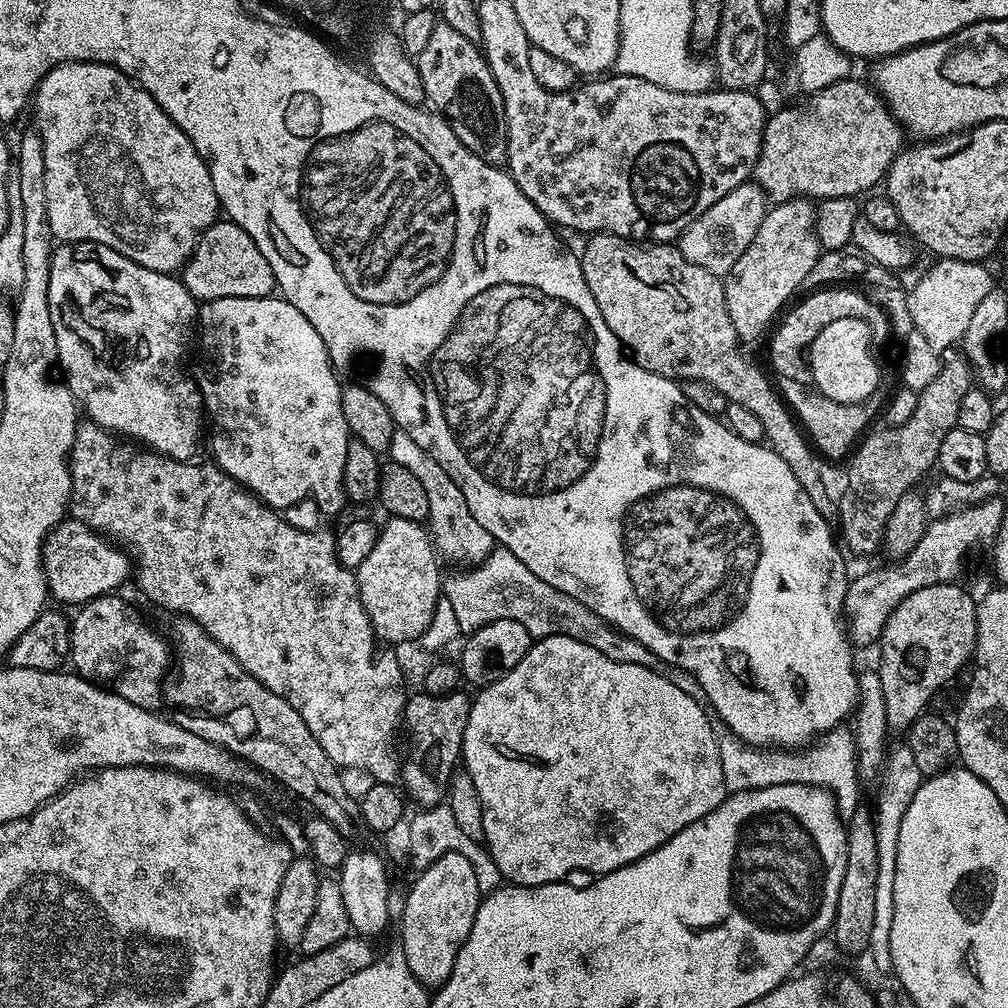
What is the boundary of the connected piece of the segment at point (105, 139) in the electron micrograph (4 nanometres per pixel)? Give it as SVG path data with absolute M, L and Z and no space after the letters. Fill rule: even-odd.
M75 60L69 64L60 64L54 70L47 72L42 78L42 82L37 86L34 93L34 108L36 104L36 120L34 120L35 127L40 129L40 136L42 137L42 150L46 154L46 214L50 217L50 230L53 237L57 241L67 242L69 244L77 244L78 242L98 242L102 246L110 246L110 250L118 250L118 254L122 254L126 258L130 258L130 262L138 262L138 266L142 266L146 270L154 270L155 272L167 272L169 274L176 274L183 269L184 264L192 256L193 250L196 248L196 241L200 238L200 233L215 224L218 217L221 215L222 209L220 200L214 194L214 182L210 178L210 170L208 164L198 154L198 150L194 150L194 146L190 142L190 138L186 138L183 130L173 122L170 117L162 110L162 106L158 106L158 102L154 102L154 98L146 89L140 87L135 80L131 80L126 74L122 74L114 66L109 64L99 64L98 62L90 62L89 60Z

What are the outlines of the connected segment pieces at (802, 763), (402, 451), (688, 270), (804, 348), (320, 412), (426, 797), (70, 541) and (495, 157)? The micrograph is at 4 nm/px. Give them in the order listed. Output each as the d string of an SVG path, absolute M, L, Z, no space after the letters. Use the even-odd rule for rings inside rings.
M832 729L825 733L804 751L788 751L771 748L760 749L747 745L732 733L719 737L718 754L722 758L722 774L729 793L746 789L765 789L766 786L818 785L827 788L836 799L836 810L840 819L852 820L860 807L859 762L856 756L856 740L851 729ZM805 752L804 754L802 754Z
M394 432L387 455L391 463L406 466L406 470L410 470L410 474L414 474L414 478L418 478L418 482L422 482L422 487L426 489L426 498L430 501L430 535L437 553L445 561L453 560L456 566L482 563L492 553L494 541L492 535L480 525L478 518L470 514L466 498L462 498L462 490L458 490L454 478L450 478L450 474L442 470L440 463L426 450L422 450L422 446L418 446L418 442L414 442L414 438L410 438L410 434L405 432Z
M592 234L587 237L588 245L585 246L584 252L581 251L579 253L580 258L580 265L582 266L582 274L586 278L586 286L590 286L590 294L594 294L594 302L598 302L598 310L602 310L602 318L606 318L606 326L610 326L610 330L620 339L621 345L630 353L633 360L636 361L637 364L640 364L646 370L650 370L654 374L658 374L659 376L665 376L668 380L674 380L677 382L683 382L685 380L697 380L698 382L706 382L710 386L714 386L714 390L722 390L722 394L727 398L729 404L741 404L742 406L746 406L746 410L750 410L750 414L754 414L758 418L762 418L762 426L764 427L764 435L768 437L770 440L772 438L771 445L774 447L774 450L779 453L782 457L789 457L790 448L800 448L803 444L806 444L805 437L803 435L796 435L792 434L791 428L793 424L794 428L794 417L788 407L787 404L784 403L783 399L778 395L777 389L774 387L773 381L772 384L770 381L764 377L764 372L762 369L759 368L756 364L747 364L744 361L744 356L740 353L740 347L742 347L742 341L739 336L737 336L736 331L734 330L734 322L730 322L730 310L726 310L726 294L724 293L724 281L721 277L714 275L713 273L709 272L708 270L704 270L700 266L696 266L694 262L687 261L686 258L683 257L683 254L680 252L678 247L673 246L671 243L668 242L633 242L631 240L623 240L620 236L609 236L607 234Z
M829 286L809 292L803 297L805 300L801 304L793 303L783 313L782 319L771 333L772 341L768 344L768 360L772 363L777 377L794 378L794 382L811 385L812 372L808 368L808 347L814 342L814 338L818 338L822 330L826 330L826 326L830 326L830 322L838 322L838 318L862 318L866 326L870 326L873 341L889 339L890 329L886 314L865 293L863 296L852 288L855 287Z
M279 295L263 296L262 298L218 298L205 300L198 308L198 336L200 332L200 396L204 399L207 419L212 419L216 433L212 436L212 448L216 451L214 462L227 476L236 479L240 487L248 489L254 496L260 497L265 504L277 510L292 508L299 500L312 496L314 503L320 507L324 516L336 516L346 505L344 494L344 471L346 470L346 446L350 439L347 428L346 415L343 414L343 392L340 384L341 377L337 369L332 366L332 359L328 356L328 347L322 342L318 330L310 326L310 318L302 314L290 301Z
M423 690L417 691L417 696L409 695L404 708L404 723L406 736L412 739L412 749L406 752L402 760L402 788L409 797L417 800L421 809L435 808L447 797L448 785L458 768L462 756L466 722L472 716L472 700L464 690L451 692L445 696L435 696Z
M65 518L53 528L44 542L44 577L48 579L48 590L53 601L61 600L64 604L79 606L99 596L115 593L116 588L130 576L130 556L123 547L103 537L94 529L88 528L75 518Z
M437 23L434 34L430 34L426 47L416 60L416 68L422 78L427 103L432 103L431 107L447 120L454 134L458 134L458 140L487 164L503 165L508 159L504 103L498 90L498 82L494 82L494 74L490 74L490 66L484 61L484 53L478 47L477 41L458 34L458 30L446 23Z

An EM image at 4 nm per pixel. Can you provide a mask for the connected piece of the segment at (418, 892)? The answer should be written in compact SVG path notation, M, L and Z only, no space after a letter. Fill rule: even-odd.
M460 853L442 854L416 877L404 900L398 948L406 954L406 966L410 966L418 982L436 990L448 981L454 970L458 950L474 926L482 895L469 859Z

